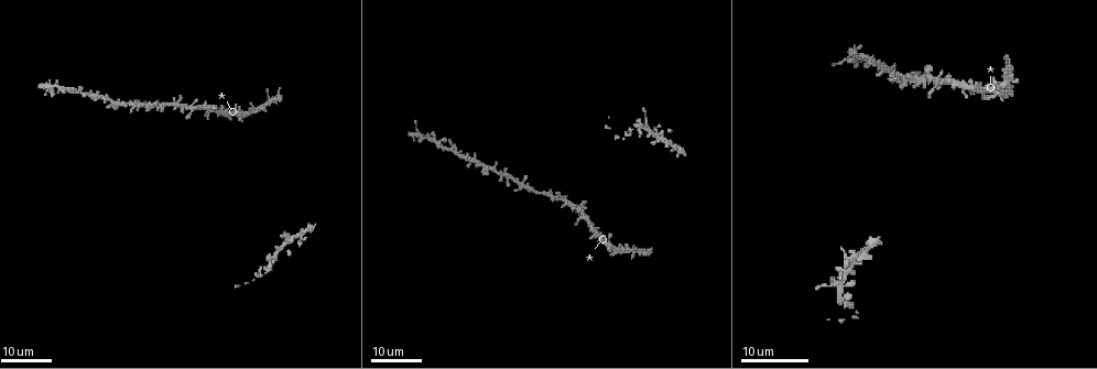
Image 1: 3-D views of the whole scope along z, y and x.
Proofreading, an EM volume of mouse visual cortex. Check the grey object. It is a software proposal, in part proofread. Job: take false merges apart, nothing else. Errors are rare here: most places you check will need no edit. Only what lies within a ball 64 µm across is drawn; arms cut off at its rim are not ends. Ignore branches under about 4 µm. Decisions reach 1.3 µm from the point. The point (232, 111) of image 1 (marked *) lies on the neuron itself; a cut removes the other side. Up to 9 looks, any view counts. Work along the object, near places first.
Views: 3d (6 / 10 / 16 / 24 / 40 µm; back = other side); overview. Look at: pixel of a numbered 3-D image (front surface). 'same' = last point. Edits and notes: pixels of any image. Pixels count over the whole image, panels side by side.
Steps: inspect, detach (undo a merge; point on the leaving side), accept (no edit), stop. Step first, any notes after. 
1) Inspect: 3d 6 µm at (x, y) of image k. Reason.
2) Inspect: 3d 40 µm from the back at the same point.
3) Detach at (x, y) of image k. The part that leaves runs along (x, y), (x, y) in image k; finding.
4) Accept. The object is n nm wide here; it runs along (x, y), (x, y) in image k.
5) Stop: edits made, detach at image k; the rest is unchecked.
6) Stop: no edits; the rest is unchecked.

Inspect: 3d 24 µm at (608, 245) of image 1.

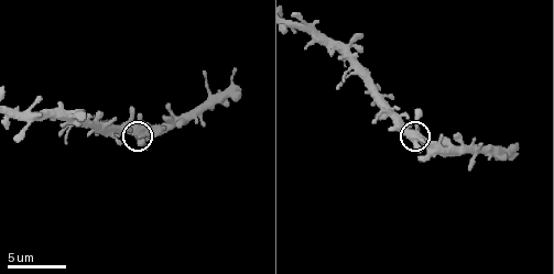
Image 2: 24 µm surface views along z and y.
Inspect: 3d 10 µm at (417, 131) of image 2.

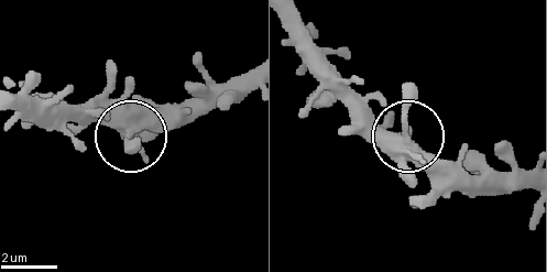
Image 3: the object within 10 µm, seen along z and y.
Accept. The object is 440 nm wide here; continuous, no second neuron.

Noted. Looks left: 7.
Inspect: 3d 10 µm at (344, 46) of image 2.

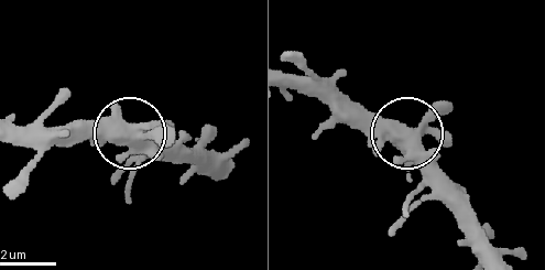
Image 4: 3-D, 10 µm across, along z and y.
Accept. 5 arms meet here; it runs along (496, 250), (446, 172), (417, 143), (360, 108), (339, 75) in image 4; continuous, no second neuron.

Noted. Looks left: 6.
Inspect: 3d 16 µm at (296, 14) of image 2. Sudden change in width.

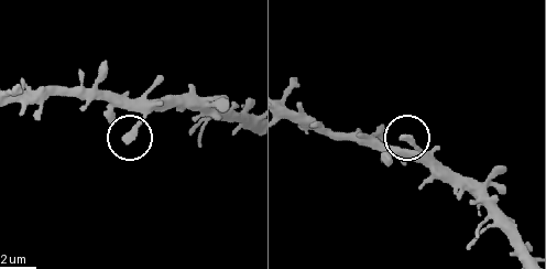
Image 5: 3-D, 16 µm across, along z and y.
Accept. The object is 340 nm wide here; it runs along (527, 249), (476, 196), (458, 187), (411, 140) in image 5; continuous, no second neuron.

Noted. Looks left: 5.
Inspect: 3d 16 µm at (495, 173) of image 1. A narrow waist.

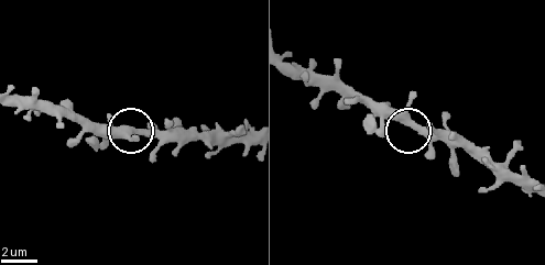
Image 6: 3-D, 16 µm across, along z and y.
Inspect: 3d 10 µm at (416, 129) of image 6.

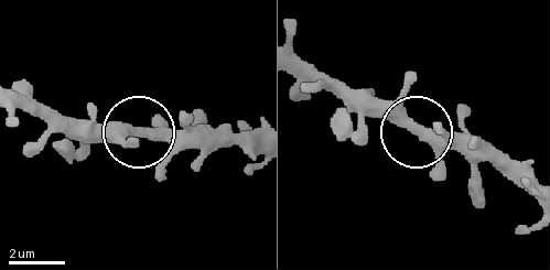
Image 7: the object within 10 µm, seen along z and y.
Accept. Continuous, no second neuron.

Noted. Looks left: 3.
Stop: no edits; the rest is unchecked.

